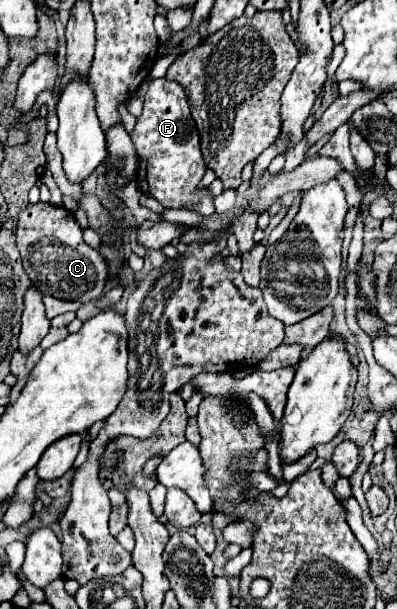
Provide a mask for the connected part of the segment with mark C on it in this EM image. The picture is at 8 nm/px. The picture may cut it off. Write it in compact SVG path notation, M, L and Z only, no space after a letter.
M42 201L28 205L18 217L16 245L32 285L42 295L52 295L62 301L78 301L80 305L86 305L100 299L100 295L104 293L108 277L106 261L96 249L84 243L82 229L76 223L72 211Z

